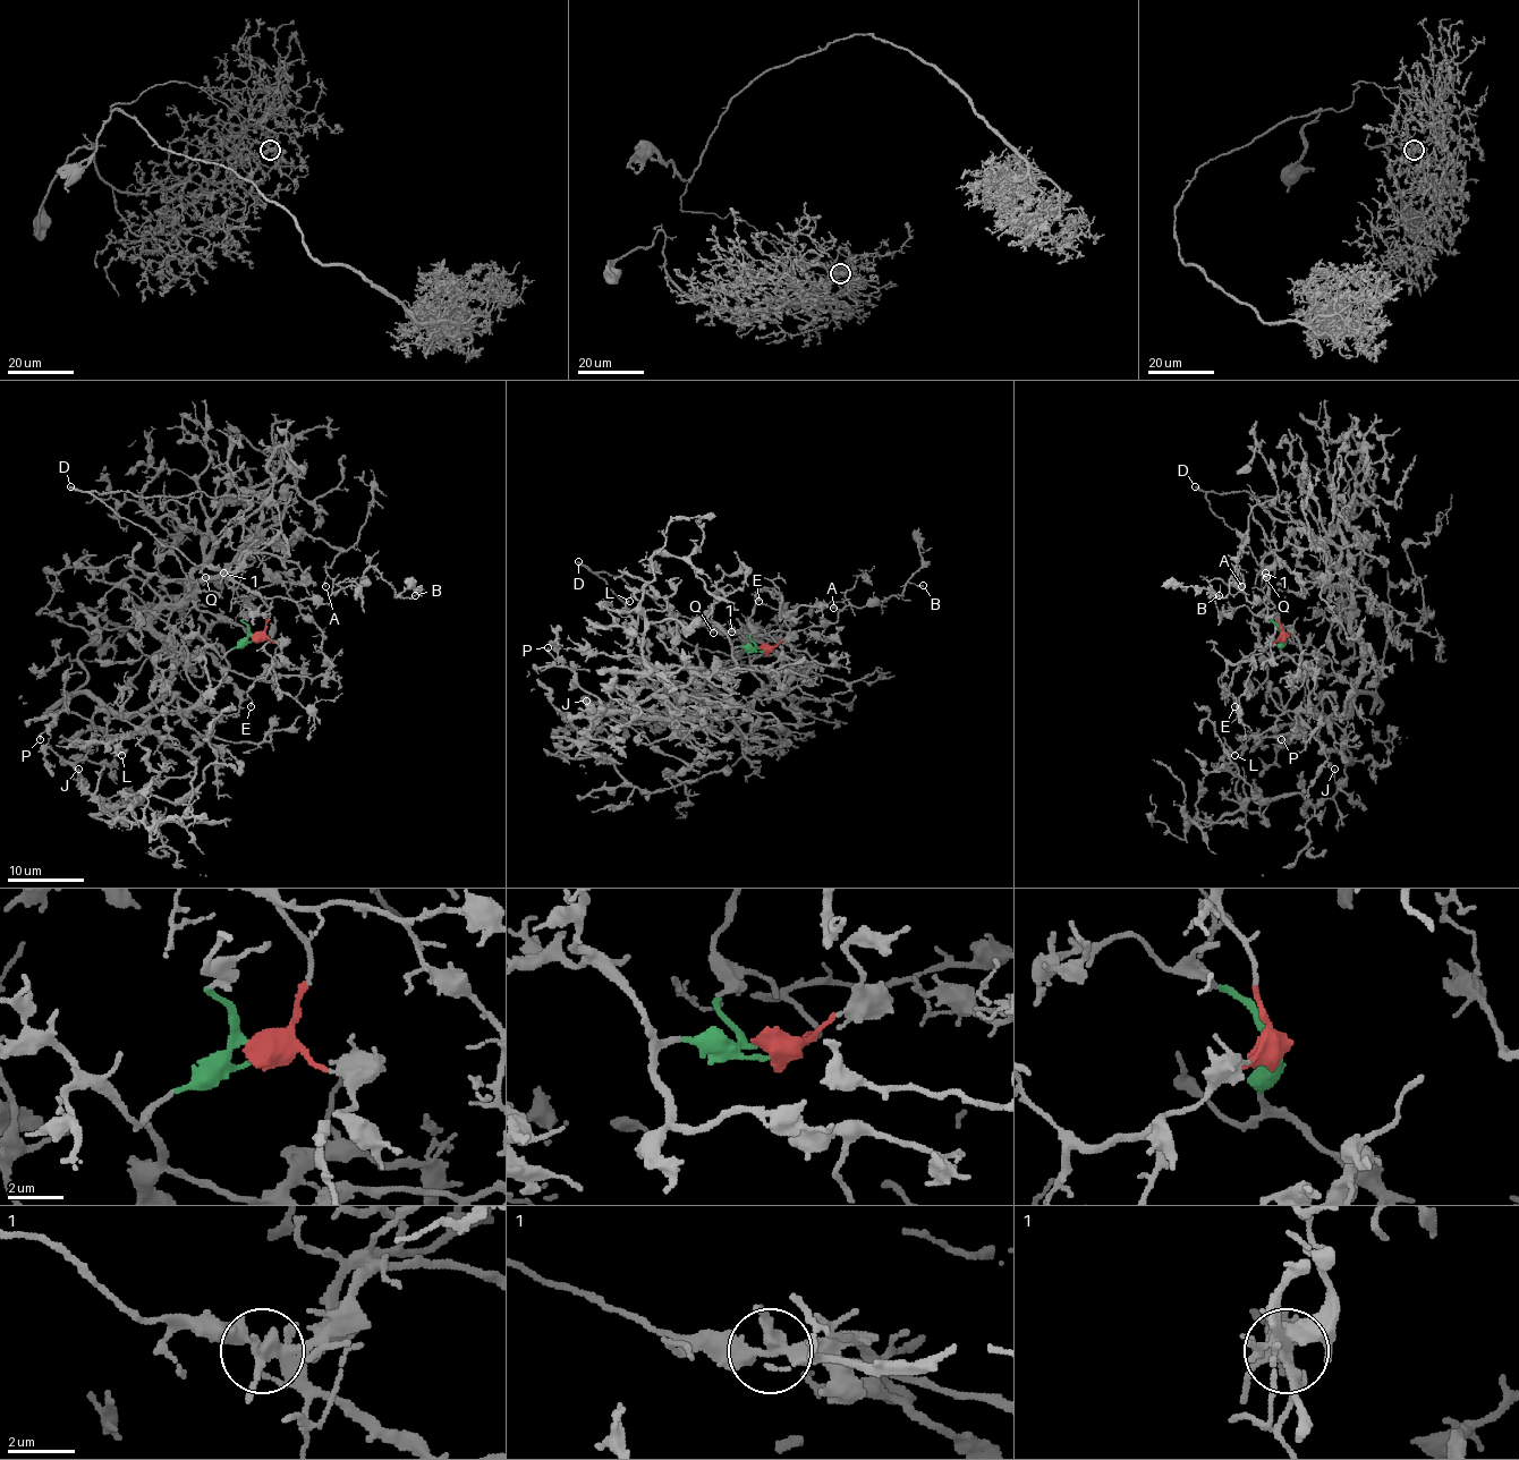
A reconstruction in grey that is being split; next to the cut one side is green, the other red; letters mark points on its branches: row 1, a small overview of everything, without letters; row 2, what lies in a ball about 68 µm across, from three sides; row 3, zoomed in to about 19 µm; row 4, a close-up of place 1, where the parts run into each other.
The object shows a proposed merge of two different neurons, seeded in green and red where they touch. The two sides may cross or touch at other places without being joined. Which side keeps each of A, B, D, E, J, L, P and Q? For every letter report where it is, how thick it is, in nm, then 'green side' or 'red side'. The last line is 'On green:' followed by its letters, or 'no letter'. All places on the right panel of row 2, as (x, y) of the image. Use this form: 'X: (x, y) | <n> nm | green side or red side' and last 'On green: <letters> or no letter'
A: (1241, 586) | 110 nm | red side
B: (1219, 595) | 130 nm | red side
D: (1195, 486) | 200 nm | red side
E: (1235, 706) | 100 nm | red side
J: (1334, 769) | 190 nm | green side
L: (1235, 755) | 140 nm | green side
P: (1281, 739) | 140 nm | green side
Q: (1266, 577) | 110 nm | red side
On green: J, L, P

